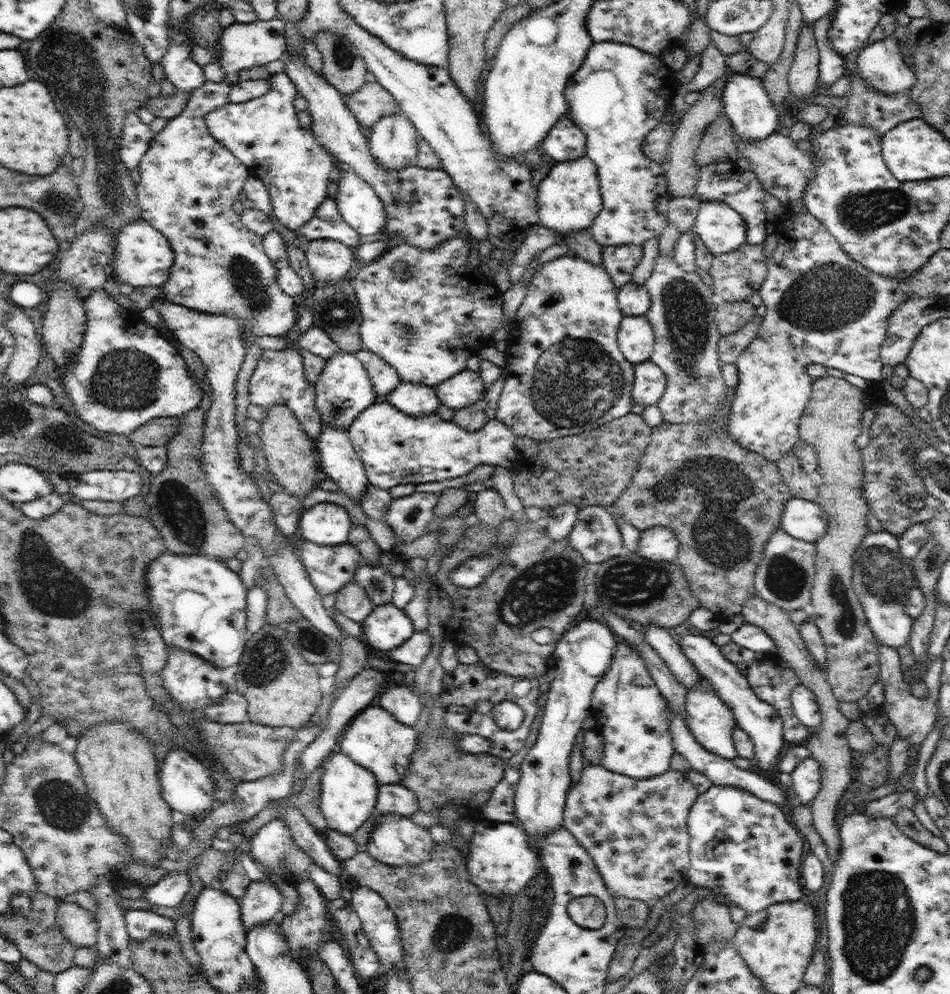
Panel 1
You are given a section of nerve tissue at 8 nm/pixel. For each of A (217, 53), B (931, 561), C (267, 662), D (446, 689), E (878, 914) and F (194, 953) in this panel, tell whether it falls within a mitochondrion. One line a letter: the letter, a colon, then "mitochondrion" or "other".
A: other
B: mitochondrion
C: mitochondrion
D: other
E: mitochondrion
F: other

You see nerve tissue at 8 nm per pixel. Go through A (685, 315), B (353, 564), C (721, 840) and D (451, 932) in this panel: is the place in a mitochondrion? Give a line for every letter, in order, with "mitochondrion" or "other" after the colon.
A: mitochondrion
B: other
C: other
D: mitochondrion

